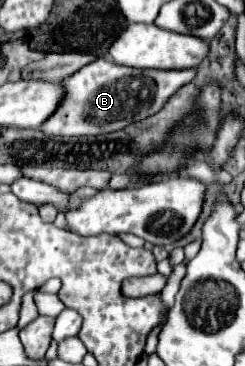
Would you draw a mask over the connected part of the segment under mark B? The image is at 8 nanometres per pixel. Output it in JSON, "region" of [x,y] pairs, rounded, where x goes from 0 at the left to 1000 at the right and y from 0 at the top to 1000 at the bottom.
{"region":[[[400,158],[245,224],[261,230],[261,273],[245,273],[245,295],[163,355],[196,372],[367,372],[498,355],[555,328],[637,311],[686,262],[792,208],[800,191],[563,191]]]}

